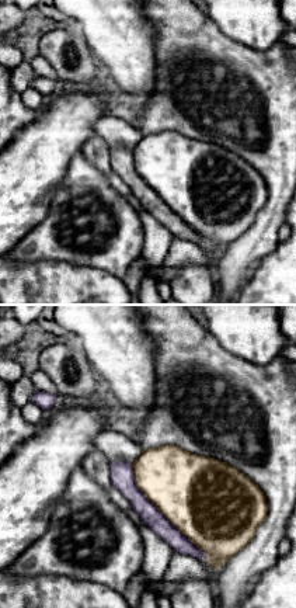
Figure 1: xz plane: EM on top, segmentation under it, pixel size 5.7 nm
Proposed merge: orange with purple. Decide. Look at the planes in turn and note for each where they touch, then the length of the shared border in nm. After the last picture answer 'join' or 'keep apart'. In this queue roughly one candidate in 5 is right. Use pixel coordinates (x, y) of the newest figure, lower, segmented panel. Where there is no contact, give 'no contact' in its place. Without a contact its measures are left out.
(162, 513) | 700 nm

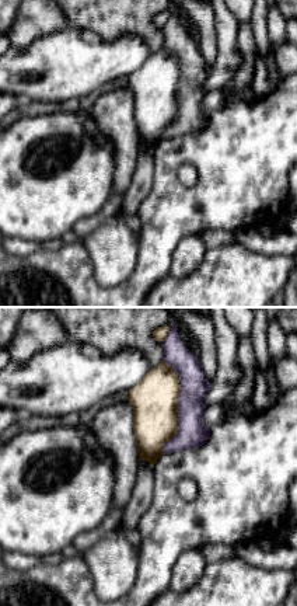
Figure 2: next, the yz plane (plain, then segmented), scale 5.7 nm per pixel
(175, 407) | 550 nm

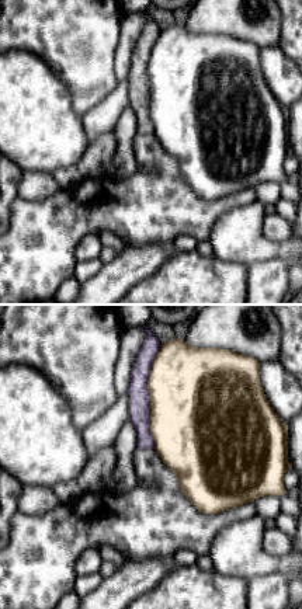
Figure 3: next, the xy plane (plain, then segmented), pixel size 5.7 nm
(149, 396) | 600 nm

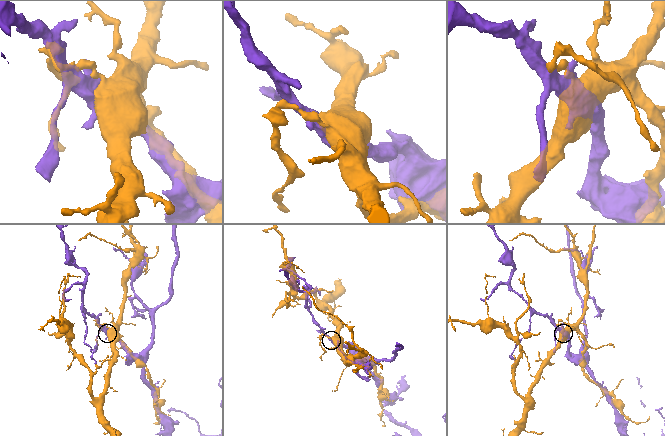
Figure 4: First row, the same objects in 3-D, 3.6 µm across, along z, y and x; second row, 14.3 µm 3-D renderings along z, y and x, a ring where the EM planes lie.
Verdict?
keep apart

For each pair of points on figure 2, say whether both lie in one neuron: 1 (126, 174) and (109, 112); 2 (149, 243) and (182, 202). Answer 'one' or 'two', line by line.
1: one
2: one

